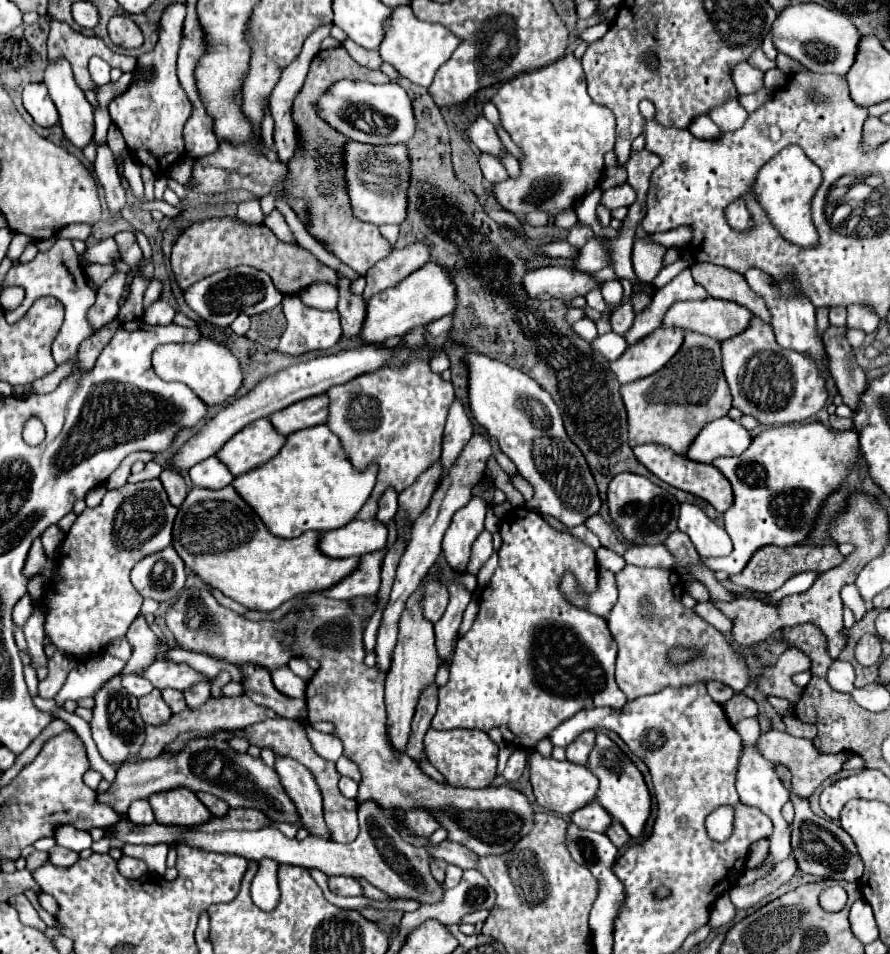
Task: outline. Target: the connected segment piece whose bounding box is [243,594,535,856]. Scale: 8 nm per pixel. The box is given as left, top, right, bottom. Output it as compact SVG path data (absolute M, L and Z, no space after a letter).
M311 594L307 598L293 598L291 602L285 602L273 612L245 612L243 618L247 620L271 620L277 622L281 620L287 612L295 608L315 608L315 620L311 624L303 624L299 628L299 656L301 658L315 658L321 662L319 670L311 676L307 682L307 708L309 708L309 718L311 720L325 720L335 726L333 736L337 736L343 742L343 756L351 758L361 770L363 780L359 782L359 794L357 800L369 800L375 798L379 804L385 808L403 808L403 810L413 810L413 808L431 808L431 816L447 830L447 840L457 842L467 846L479 856L489 856L489 854L503 854L509 852L531 828L533 828L533 806L527 800L527 796L511 786L487 786L481 790L471 790L471 788L455 788L449 784L439 784L437 780L429 778L423 774L417 766L415 760L411 760L405 754L397 754L387 738L385 722L385 702L383 702L383 684L385 684L385 672L379 672L375 666L369 668L363 658L365 658L365 648L363 648L363 630L365 630L365 620L359 620L355 612L351 612L351 604L347 600L333 600L323 594Z

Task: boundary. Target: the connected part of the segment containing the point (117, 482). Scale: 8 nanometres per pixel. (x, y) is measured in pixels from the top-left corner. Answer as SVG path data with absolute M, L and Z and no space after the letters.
M142 451L129 454L120 466L106 480L105 486L108 490L113 490L124 486L131 474L131 467L136 461L149 462L153 459L153 453Z

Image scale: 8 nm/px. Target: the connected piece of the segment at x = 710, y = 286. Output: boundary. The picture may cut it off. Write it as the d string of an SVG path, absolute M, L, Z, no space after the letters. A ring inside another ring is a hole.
M695 262L691 266L691 274L695 282L699 282L711 296L723 298L723 300L735 300L737 304L749 308L763 322L771 322L771 314L767 312L765 300L755 296L755 292L751 292L749 284L745 282L741 274L731 272L727 268L719 268L715 264L707 264L707 262L703 264ZM731 296L737 296L737 298L731 298Z

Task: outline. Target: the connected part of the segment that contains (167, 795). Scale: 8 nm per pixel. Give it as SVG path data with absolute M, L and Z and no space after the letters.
M175 788L167 792L159 792L149 798L155 820L167 826L201 826L211 820L211 812L203 806L203 802L189 788Z

